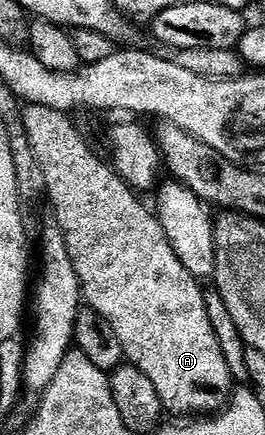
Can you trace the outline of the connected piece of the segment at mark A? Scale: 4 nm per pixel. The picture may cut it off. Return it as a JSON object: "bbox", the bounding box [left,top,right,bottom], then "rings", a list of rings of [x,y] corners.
{"bbox":[22,104,235,417],"rings":[[[28,104],[22,113],[23,123],[27,129],[27,137],[30,138],[31,146],[35,149],[35,155],[39,163],[43,167],[43,174],[46,177],[47,203],[53,206],[53,215],[56,226],[60,227],[61,232],[65,234],[67,241],[67,249],[73,258],[73,264],[77,267],[77,276],[81,279],[83,288],[83,299],[93,311],[105,318],[115,329],[115,333],[119,335],[119,341],[122,342],[124,358],[128,360],[134,367],[138,367],[143,373],[147,373],[147,377],[151,377],[151,385],[155,385],[155,389],[159,393],[164,410],[182,411],[187,417],[208,417],[214,413],[220,412],[222,408],[230,402],[231,392],[234,390],[235,376],[233,370],[227,365],[227,357],[223,353],[223,349],[217,340],[215,329],[211,325],[211,317],[209,316],[209,303],[205,295],[201,292],[202,284],[199,280],[188,272],[183,265],[183,261],[176,256],[172,249],[171,241],[167,239],[167,233],[164,232],[163,226],[157,219],[156,214],[152,210],[149,211],[140,203],[138,196],[132,187],[126,185],[124,181],[117,176],[117,172],[113,170],[108,162],[105,163],[85,144],[83,136],[77,132],[77,127],[72,123],[70,116],[64,111],[56,111],[55,109],[47,109],[43,105]]]}

